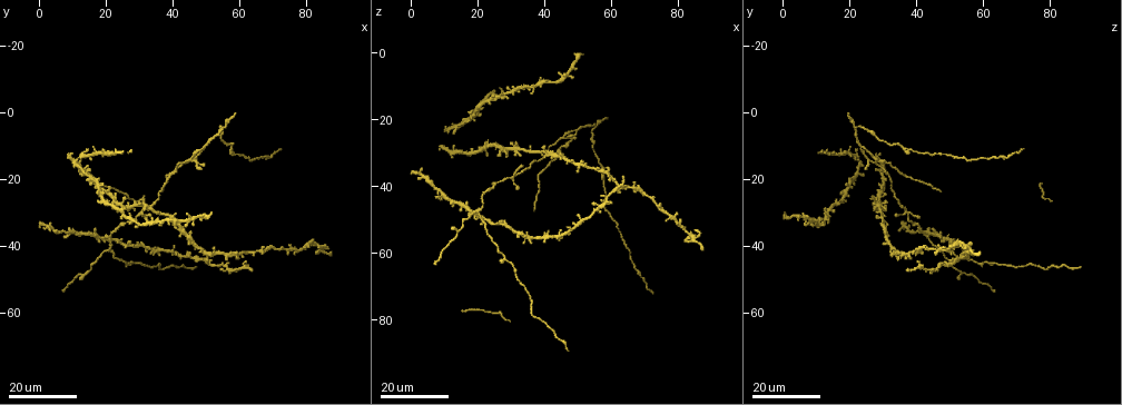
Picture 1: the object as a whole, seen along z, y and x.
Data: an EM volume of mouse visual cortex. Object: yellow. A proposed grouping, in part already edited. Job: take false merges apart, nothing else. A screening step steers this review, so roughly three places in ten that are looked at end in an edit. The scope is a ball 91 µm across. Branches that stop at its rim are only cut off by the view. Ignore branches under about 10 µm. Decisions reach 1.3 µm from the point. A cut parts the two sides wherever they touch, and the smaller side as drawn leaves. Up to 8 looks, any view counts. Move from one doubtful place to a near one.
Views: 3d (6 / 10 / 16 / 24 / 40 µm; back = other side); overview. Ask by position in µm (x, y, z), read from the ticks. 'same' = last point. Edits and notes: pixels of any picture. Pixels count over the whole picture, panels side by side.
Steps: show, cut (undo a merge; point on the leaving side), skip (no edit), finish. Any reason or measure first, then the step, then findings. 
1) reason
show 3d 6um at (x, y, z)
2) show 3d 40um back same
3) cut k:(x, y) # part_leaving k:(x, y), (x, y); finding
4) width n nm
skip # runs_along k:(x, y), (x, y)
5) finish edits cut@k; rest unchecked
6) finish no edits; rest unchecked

four arms meet
show 3d 16um at (55, 5, 22)

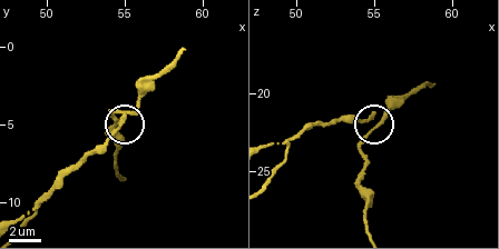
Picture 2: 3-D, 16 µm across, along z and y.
show 3d 10um at (55.4, 4.2, 22.2)

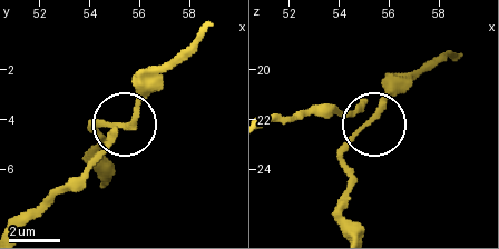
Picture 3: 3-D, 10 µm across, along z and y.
arms 4
cut 3:(107, 123) # two neurons meet here

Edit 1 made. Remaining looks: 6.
show overview

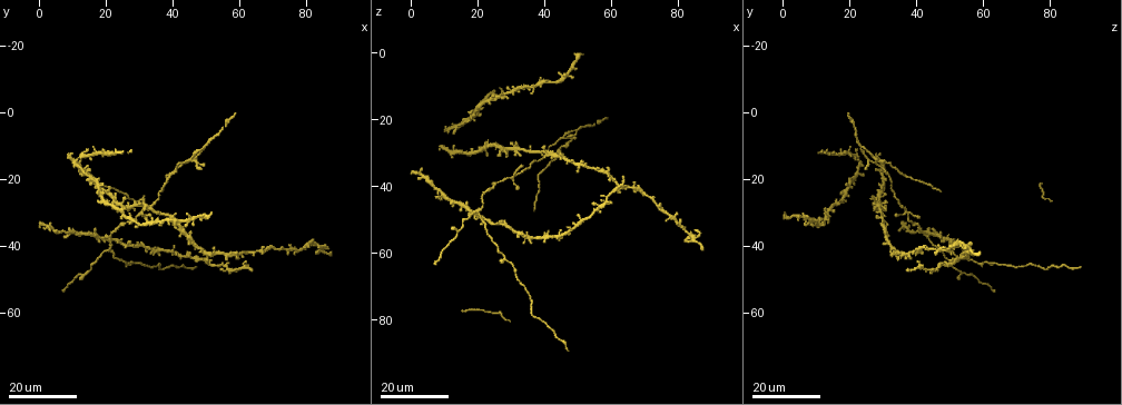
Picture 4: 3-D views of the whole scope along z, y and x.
two arms in line, one across
show 3d 16um at (49, 10, 23)

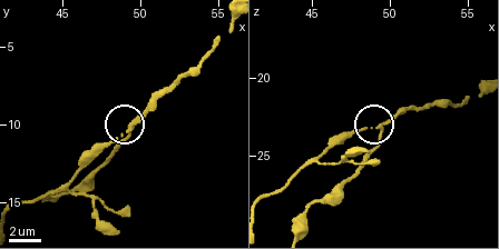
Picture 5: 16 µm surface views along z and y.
closer look
show 3d 10um at (49.4, 10.2, 23.0)

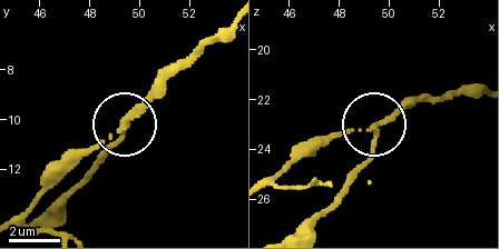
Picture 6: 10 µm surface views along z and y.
width 200 nm
cut 6:(363, 161) # part_leaving 6:(374, 130), (368, 167), (297, 230); a second neuron is stuck on

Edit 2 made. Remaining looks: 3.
arms part here
show 3d 16um at (31, 30, 37)

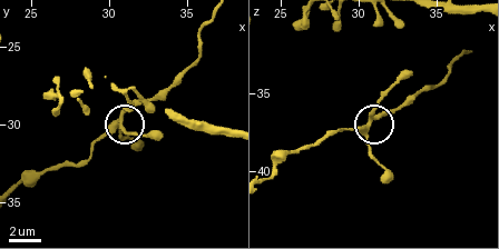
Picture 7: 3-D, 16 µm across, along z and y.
show 3d 10um at (30.8, 29.2, 36.8)

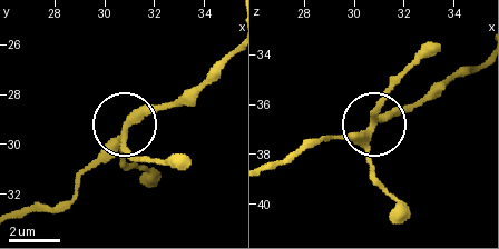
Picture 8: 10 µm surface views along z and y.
arms 3
skip # one neuron here

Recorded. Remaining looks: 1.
finish edits cut@3, cut@6; rest unchecked

